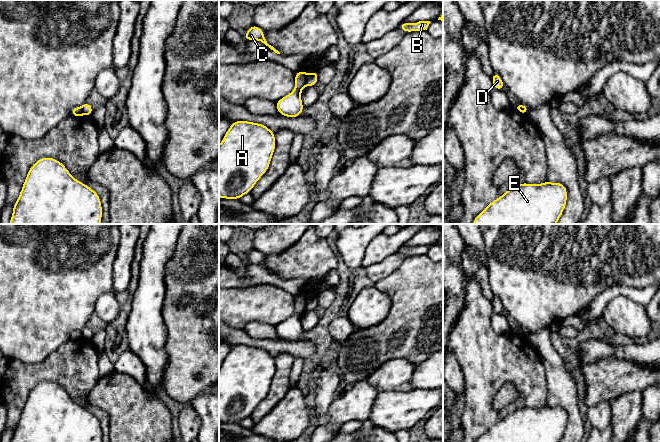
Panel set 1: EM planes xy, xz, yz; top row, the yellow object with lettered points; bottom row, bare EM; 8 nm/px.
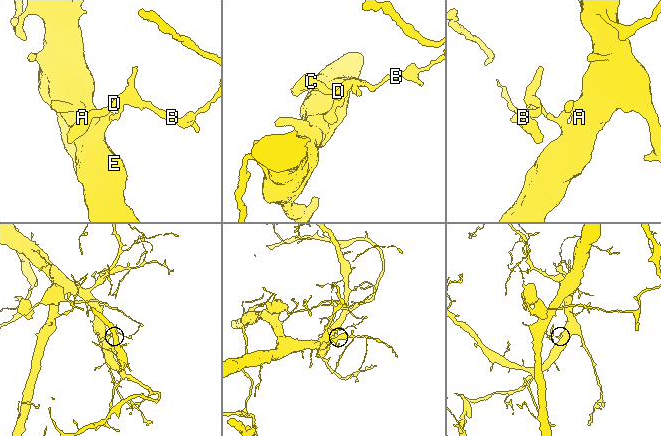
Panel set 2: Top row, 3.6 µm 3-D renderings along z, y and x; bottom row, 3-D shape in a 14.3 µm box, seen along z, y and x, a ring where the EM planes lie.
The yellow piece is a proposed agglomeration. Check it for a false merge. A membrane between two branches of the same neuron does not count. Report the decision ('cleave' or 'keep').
cleave

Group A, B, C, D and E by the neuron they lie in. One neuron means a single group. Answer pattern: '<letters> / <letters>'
A E / B C D

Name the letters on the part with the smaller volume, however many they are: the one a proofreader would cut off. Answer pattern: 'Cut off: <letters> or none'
Cut off: B, C, D

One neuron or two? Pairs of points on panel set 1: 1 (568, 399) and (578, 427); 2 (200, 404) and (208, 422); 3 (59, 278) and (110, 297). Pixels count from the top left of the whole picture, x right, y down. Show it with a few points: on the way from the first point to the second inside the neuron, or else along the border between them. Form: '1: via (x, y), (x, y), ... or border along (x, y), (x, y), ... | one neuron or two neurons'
1: via (571, 406), (574, 420) | one neuron
2: via (204, 408), (205, 415), (208, 418) | one neuron
3: border along (111, 290), (103, 293), (98, 298), (94, 311) | two neurons

